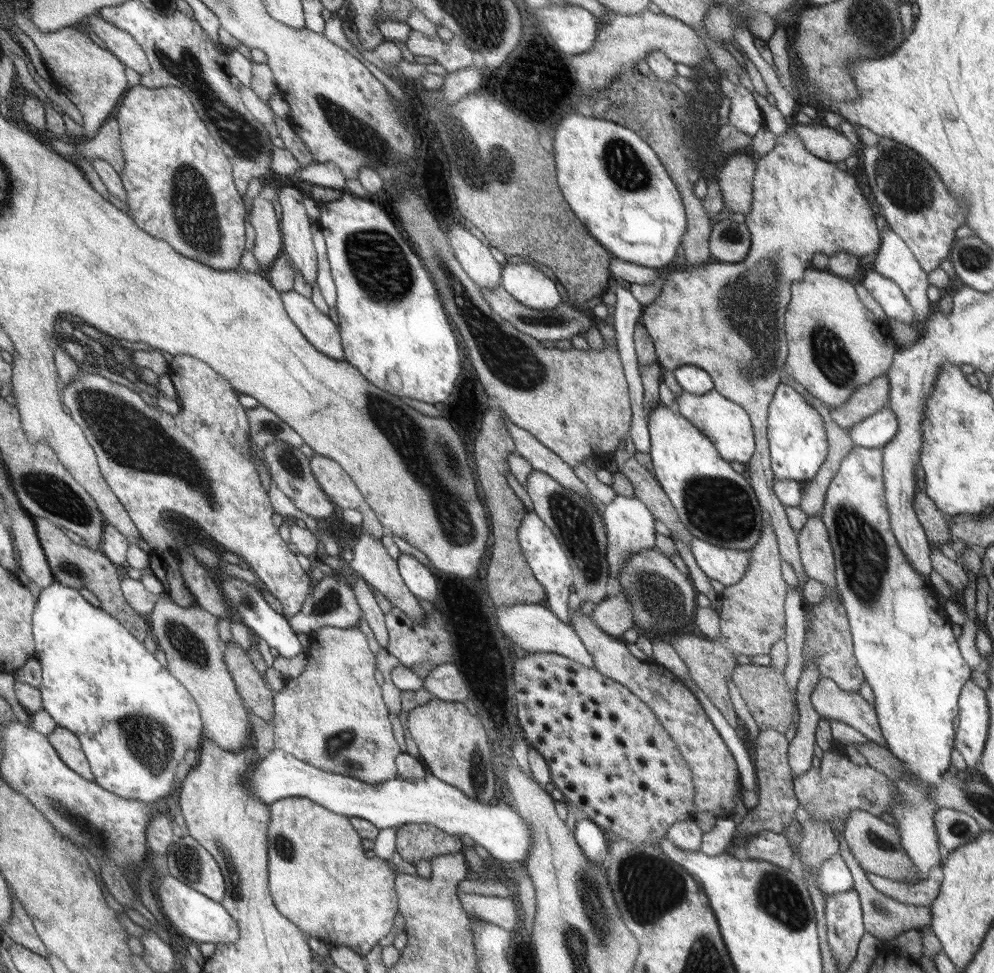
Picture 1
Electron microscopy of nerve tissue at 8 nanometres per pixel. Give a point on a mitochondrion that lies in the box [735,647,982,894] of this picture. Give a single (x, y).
(956, 827)

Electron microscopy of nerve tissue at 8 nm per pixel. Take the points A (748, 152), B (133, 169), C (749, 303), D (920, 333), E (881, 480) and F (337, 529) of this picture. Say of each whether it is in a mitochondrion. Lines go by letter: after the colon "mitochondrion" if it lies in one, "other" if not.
A: other
B: other
C: mitochondrion
D: other
E: other
F: other

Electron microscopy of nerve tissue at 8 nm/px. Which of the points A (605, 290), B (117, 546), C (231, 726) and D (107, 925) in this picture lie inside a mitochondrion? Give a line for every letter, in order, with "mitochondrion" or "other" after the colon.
A: other
B: other
C: other
D: other

